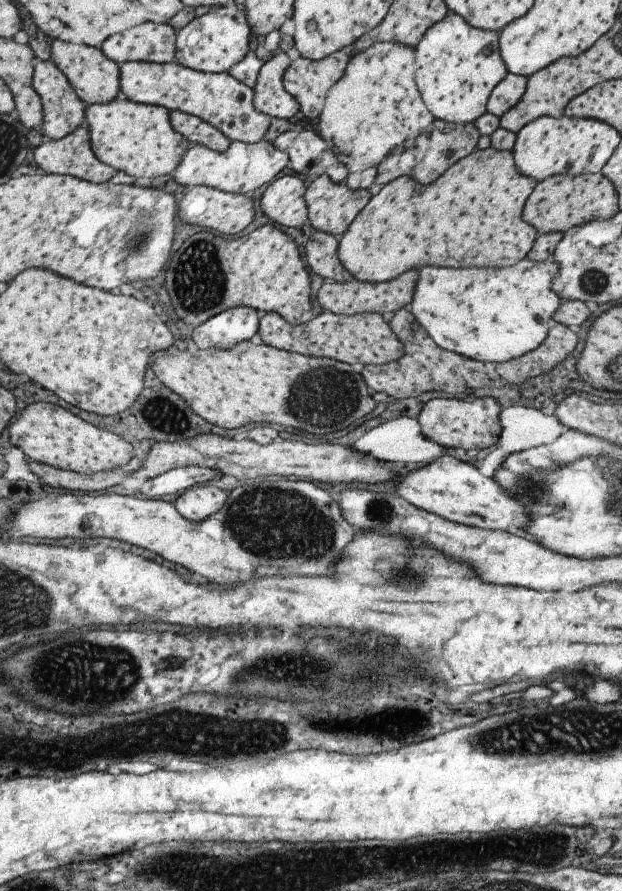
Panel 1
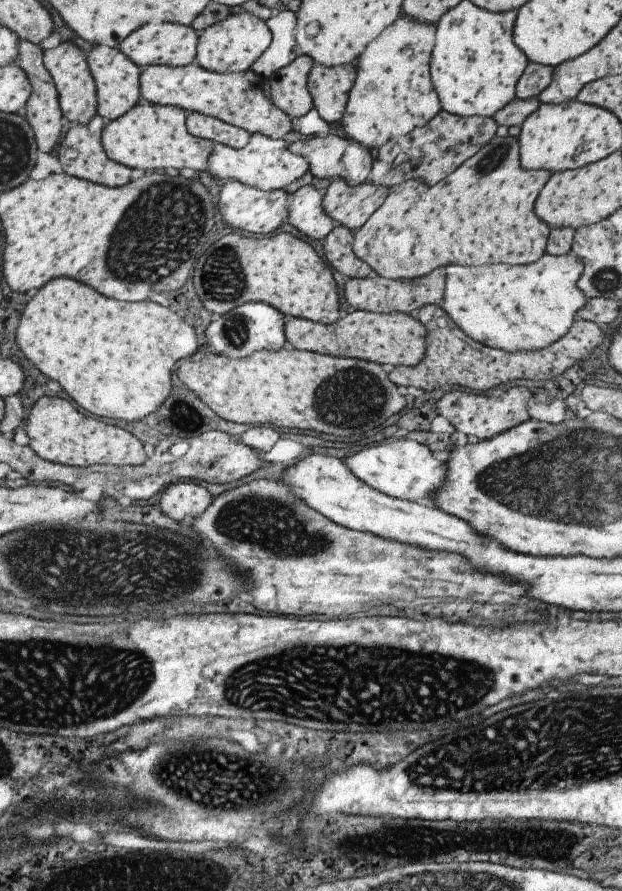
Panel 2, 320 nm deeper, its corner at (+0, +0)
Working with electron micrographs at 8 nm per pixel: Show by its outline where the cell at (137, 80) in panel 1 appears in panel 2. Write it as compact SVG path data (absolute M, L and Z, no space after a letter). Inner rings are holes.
M195 62L182 67L149 65L142 74L142 96L147 103L211 115L249 134L259 133L272 139L281 139L292 130L290 117L265 96L256 80L257 75L250 68L241 72L218 73L205 70Z

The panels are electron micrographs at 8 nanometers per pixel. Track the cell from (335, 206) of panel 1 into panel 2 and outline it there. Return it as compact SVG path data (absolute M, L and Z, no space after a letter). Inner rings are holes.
M342 178L331 180L328 187L322 191L322 207L325 214L335 224L347 227L354 232L383 204L388 195L388 187L365 181L350 187Z

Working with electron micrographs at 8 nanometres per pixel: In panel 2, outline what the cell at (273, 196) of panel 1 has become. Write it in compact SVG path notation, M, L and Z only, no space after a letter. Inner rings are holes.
M308 185L291 194L286 222L297 228L303 236L324 240L337 225L322 207L323 192Z

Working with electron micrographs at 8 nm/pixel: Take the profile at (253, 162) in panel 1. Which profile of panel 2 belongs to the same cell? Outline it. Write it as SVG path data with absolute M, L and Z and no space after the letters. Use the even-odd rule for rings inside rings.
M251 133L247 144L240 149L214 143L208 158L207 171L219 180L239 181L263 191L272 191L291 184L293 180L303 176L308 168L308 162L302 156L292 153L283 139L272 139L259 133Z

